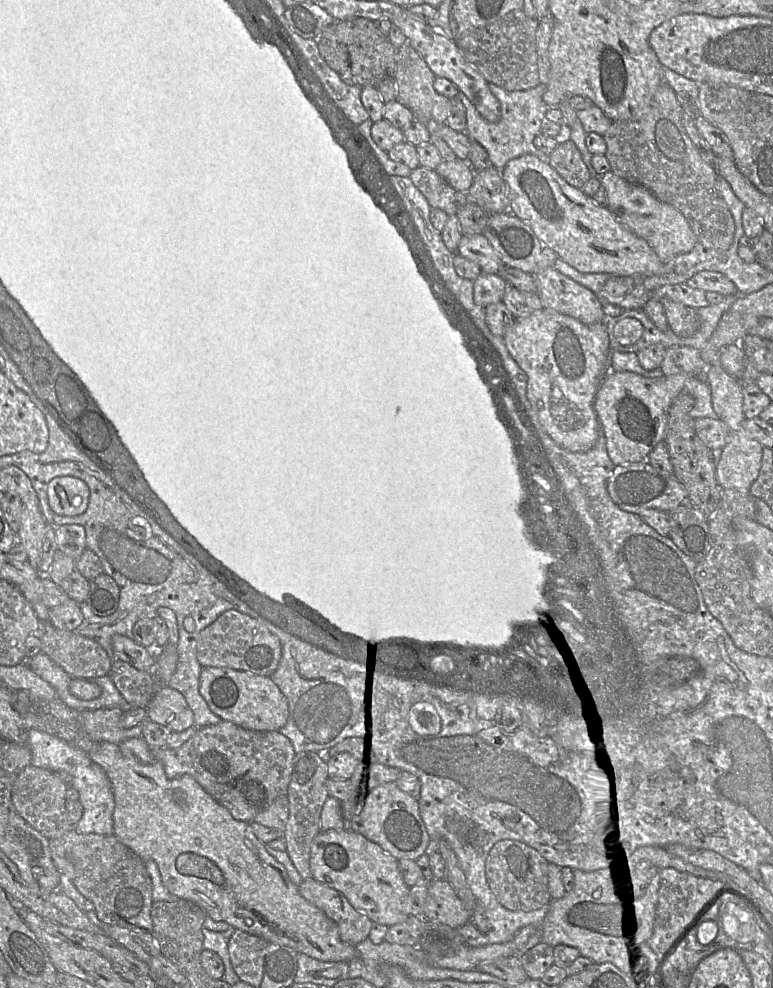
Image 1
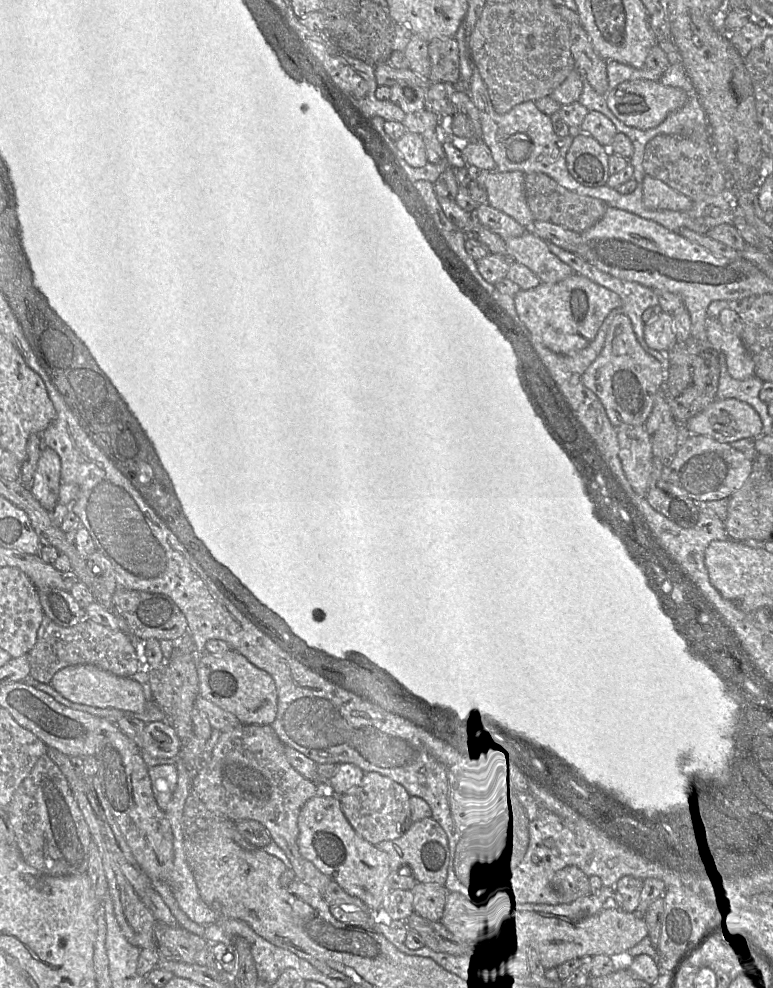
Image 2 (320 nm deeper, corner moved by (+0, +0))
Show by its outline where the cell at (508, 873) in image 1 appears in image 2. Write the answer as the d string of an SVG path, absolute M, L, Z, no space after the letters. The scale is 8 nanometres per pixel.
M576 867L558 871L553 878L553 887L559 897L559 904L568 904L589 895L588 877Z

